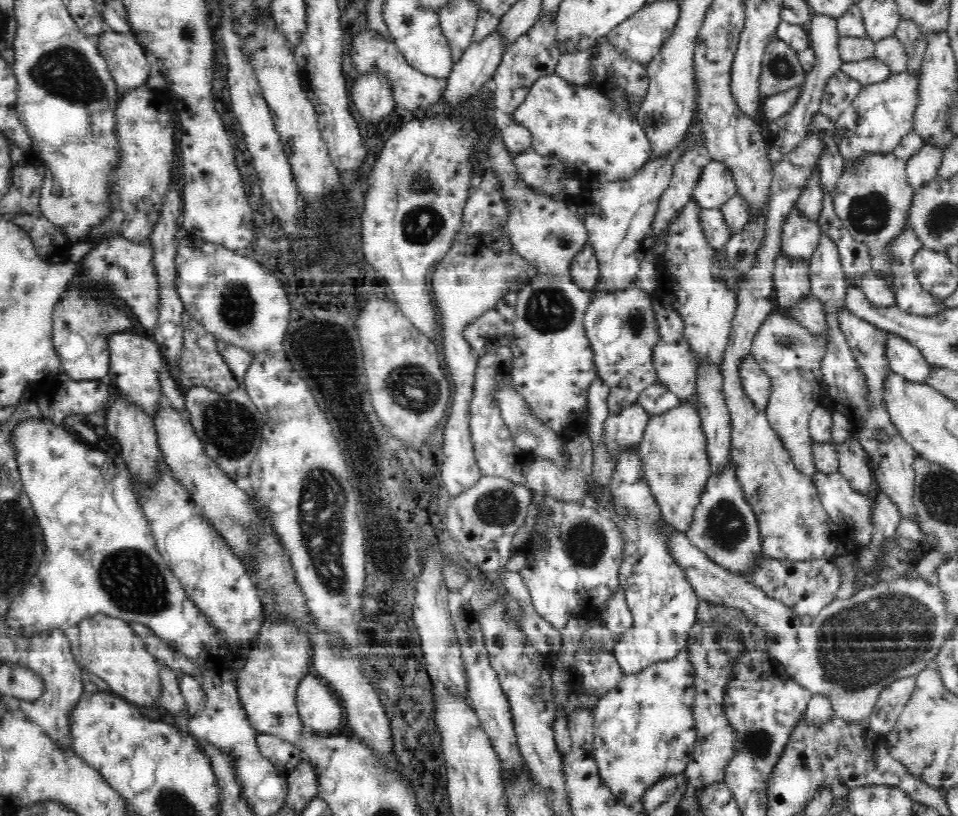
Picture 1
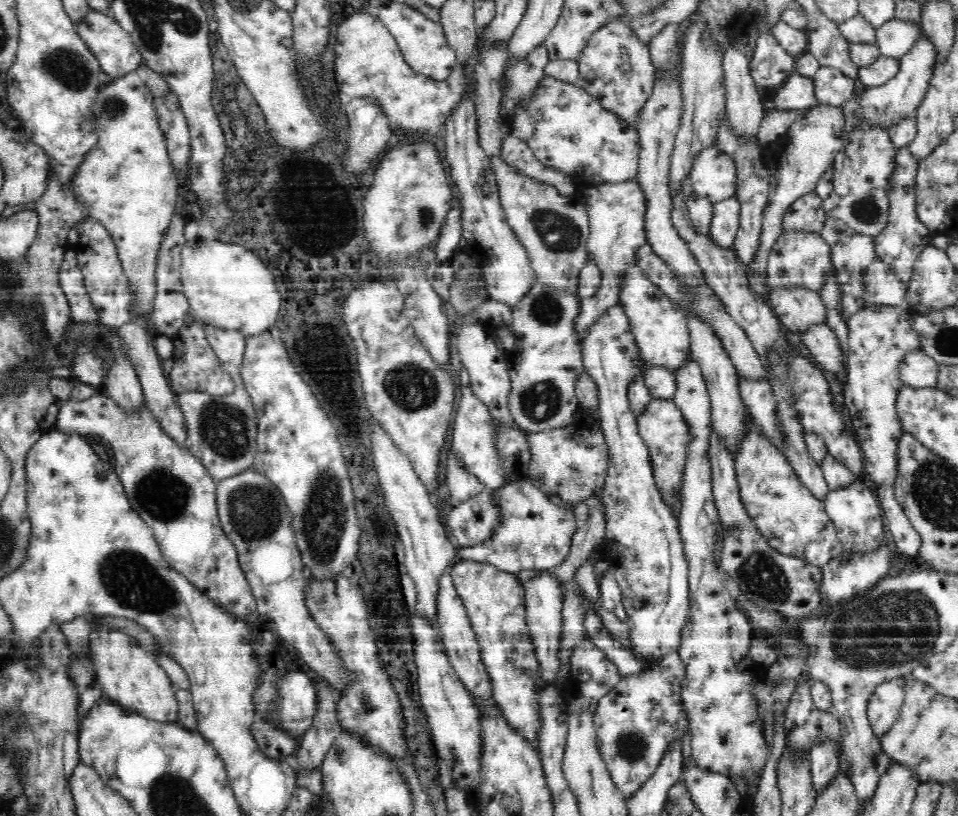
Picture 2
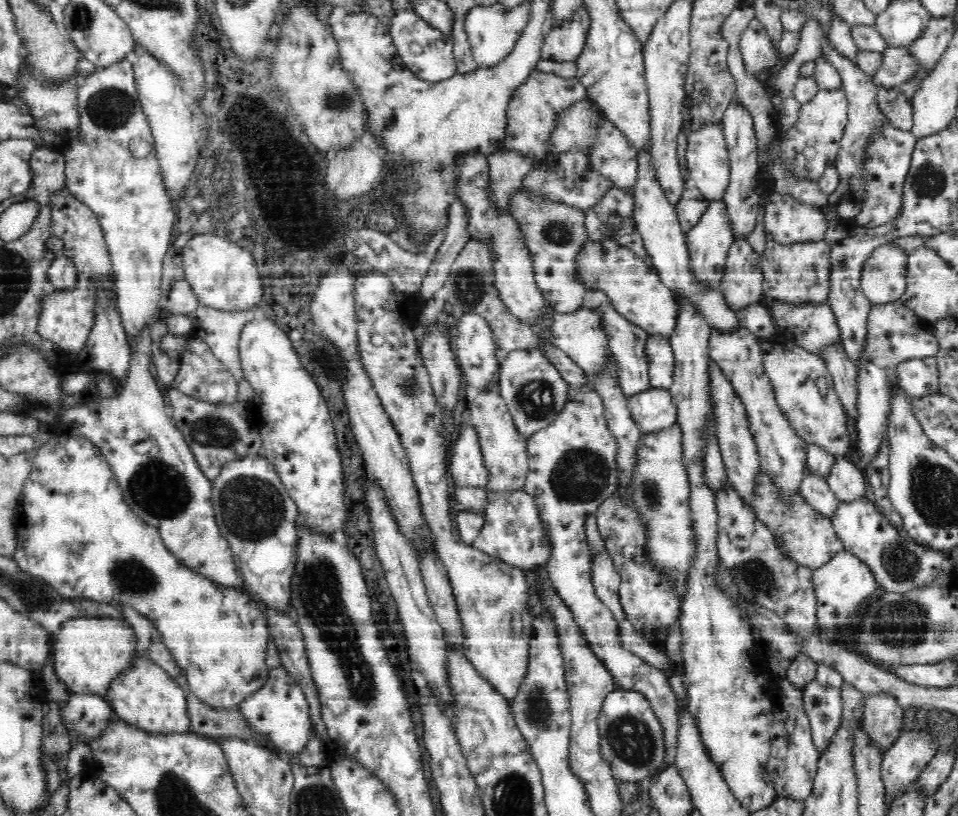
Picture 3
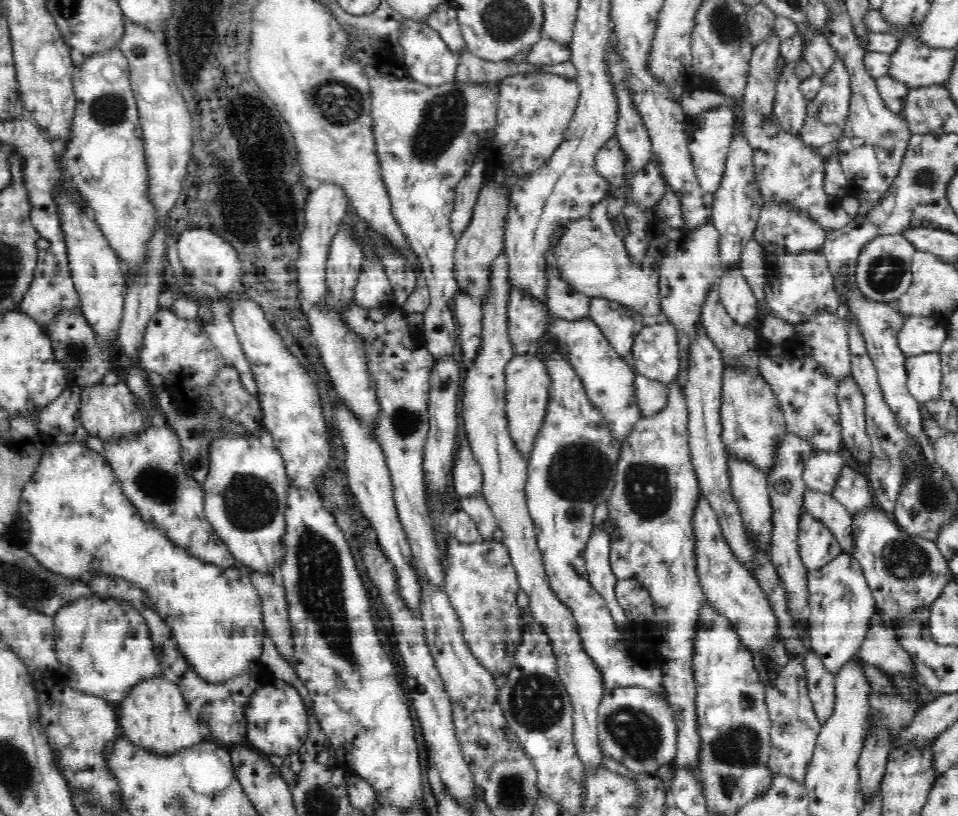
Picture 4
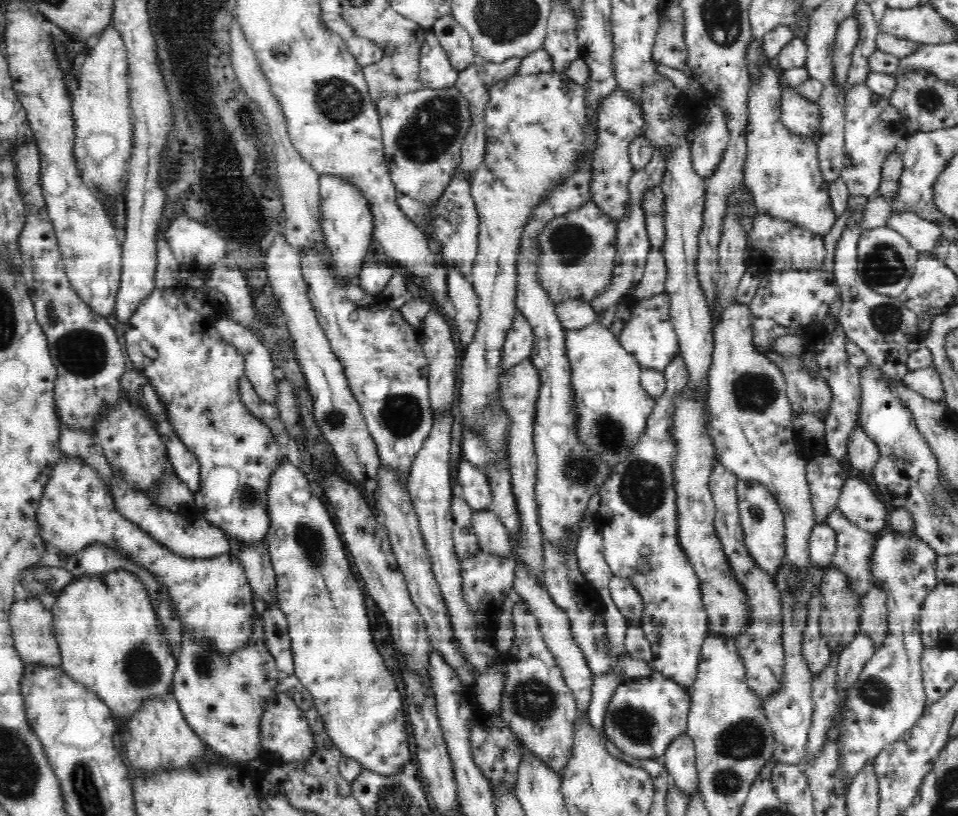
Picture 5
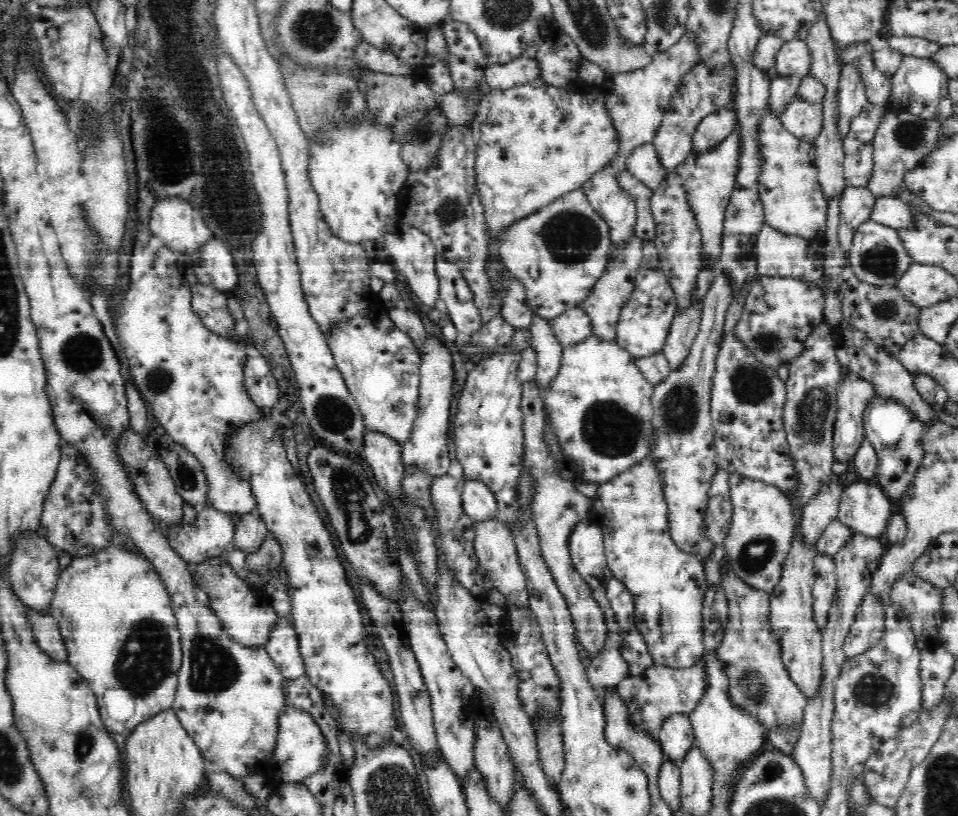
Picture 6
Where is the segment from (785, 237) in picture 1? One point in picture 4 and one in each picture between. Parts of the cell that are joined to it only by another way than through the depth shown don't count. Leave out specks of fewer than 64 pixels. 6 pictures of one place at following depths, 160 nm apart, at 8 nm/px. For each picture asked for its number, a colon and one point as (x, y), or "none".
2: (800, 258)
3: (799, 271)
4: (807, 289)

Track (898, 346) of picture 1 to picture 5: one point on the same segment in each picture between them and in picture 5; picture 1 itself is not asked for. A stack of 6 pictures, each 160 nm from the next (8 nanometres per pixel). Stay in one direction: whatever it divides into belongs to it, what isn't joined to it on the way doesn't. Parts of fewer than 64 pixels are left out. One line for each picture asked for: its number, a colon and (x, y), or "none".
2: (917, 370)
3: (918, 377)
4: (924, 375)
5: (926, 382)

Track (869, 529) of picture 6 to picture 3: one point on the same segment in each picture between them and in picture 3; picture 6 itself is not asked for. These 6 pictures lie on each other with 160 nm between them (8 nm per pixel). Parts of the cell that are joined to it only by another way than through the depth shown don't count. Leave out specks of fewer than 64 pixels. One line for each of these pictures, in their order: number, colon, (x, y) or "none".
3: (847, 482)
4: (851, 488)
5: (857, 500)

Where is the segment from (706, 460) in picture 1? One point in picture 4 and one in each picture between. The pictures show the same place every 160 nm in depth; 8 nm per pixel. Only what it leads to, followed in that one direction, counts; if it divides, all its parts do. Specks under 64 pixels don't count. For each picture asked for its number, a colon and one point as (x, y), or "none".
2: (667, 435)
3: (654, 413)
4: (651, 398)

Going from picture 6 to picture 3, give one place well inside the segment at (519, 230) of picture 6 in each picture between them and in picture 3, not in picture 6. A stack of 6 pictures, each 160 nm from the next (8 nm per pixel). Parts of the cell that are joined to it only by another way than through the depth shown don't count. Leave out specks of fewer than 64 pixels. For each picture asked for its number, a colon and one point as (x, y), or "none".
3: (635, 290)
4: (591, 257)
5: (578, 251)

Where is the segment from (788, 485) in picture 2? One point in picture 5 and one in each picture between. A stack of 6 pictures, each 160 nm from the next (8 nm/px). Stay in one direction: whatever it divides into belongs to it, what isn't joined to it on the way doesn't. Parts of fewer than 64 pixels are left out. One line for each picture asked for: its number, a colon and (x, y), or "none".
3: (806, 535)
4: (817, 545)
5: (822, 544)

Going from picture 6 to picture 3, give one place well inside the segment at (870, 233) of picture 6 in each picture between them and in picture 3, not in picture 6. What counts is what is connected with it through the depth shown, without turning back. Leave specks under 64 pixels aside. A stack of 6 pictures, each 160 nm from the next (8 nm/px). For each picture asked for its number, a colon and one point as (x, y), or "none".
3: (883, 279)
4: (883, 274)
5: (886, 262)

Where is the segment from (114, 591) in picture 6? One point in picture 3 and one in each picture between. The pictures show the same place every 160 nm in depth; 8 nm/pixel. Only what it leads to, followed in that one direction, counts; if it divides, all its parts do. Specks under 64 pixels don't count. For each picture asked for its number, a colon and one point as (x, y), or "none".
3: (87, 652)
4: (102, 646)
5: (110, 641)

